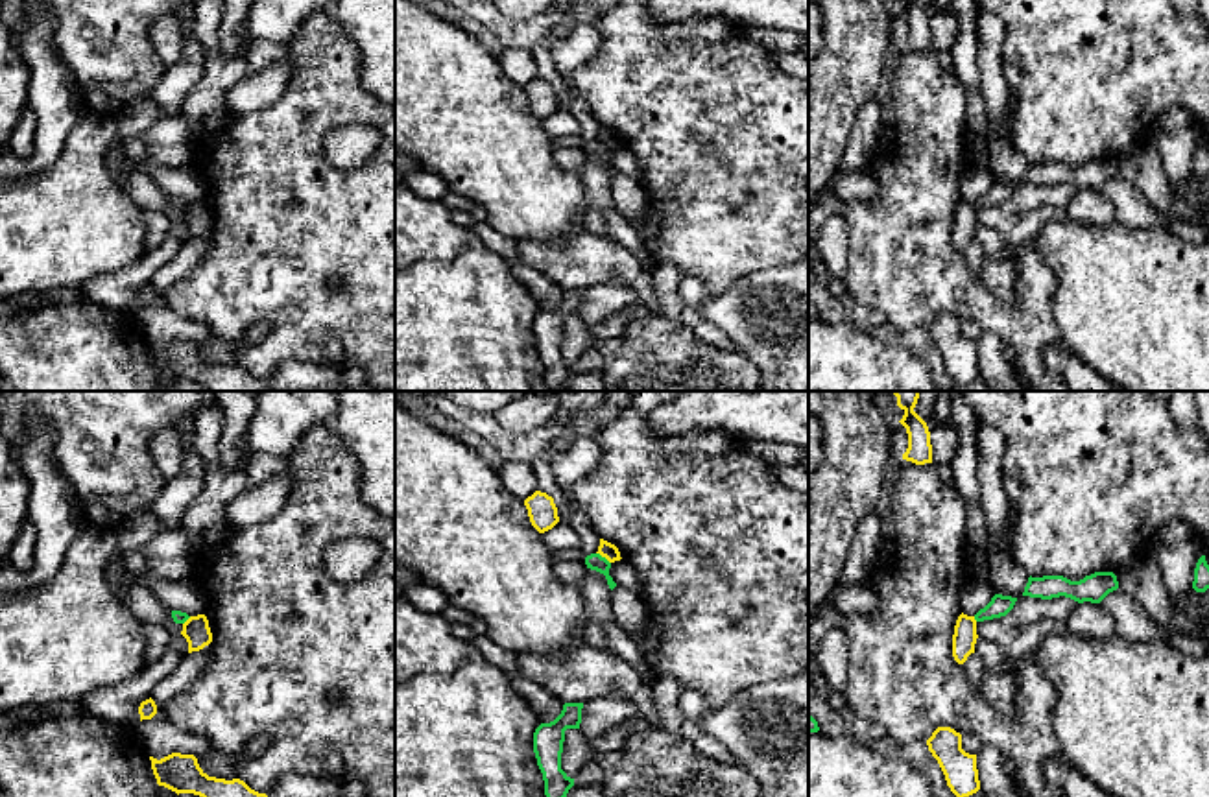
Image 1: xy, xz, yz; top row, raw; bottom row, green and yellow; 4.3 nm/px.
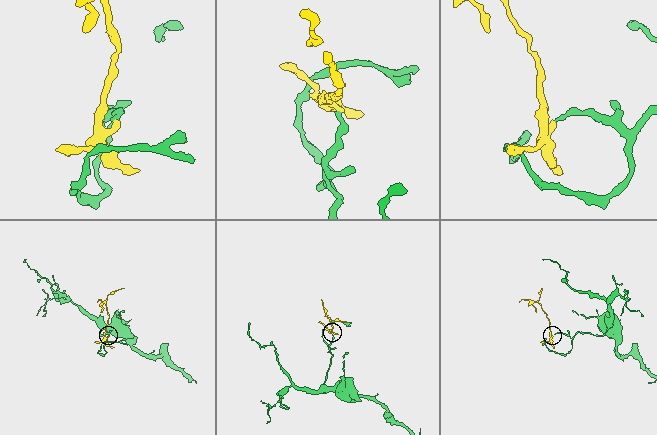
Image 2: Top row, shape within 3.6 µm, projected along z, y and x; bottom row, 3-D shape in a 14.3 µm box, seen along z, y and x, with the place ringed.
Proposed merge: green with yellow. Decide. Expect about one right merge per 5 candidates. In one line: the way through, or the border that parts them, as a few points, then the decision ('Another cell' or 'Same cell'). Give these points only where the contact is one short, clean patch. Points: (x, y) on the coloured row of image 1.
Boundary: xz (597, 552), (610, 563). Another cell

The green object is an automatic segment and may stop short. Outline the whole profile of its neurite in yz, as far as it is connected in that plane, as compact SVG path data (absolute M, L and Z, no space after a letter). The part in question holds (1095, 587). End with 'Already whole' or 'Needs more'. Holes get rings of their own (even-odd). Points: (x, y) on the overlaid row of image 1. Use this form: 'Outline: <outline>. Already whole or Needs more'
Outline: M1095 572L1080 581L1071 581L1063 576L1028 577L1023 596L1052 600L1071 598L1078 603L1091 601L1100 603L1109 592L1119 589L1117 576L1113 572Z. Already whole

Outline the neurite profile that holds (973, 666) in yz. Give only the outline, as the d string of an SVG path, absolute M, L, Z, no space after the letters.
M971 653L962 664L962 670L965 672L971 684L982 686L986 668L978 653Z

